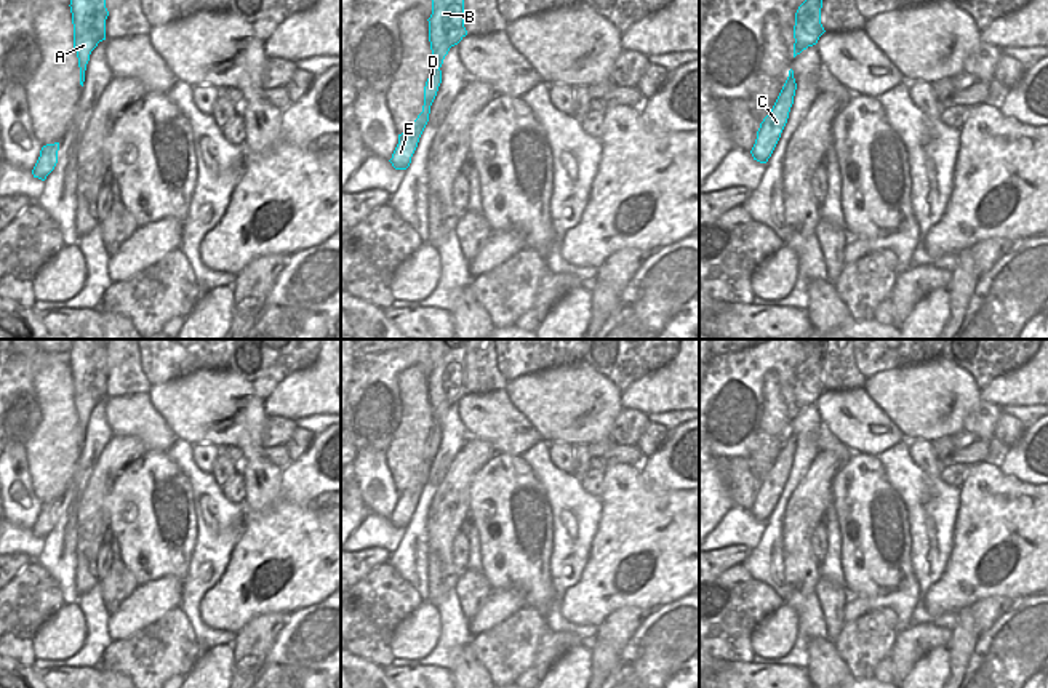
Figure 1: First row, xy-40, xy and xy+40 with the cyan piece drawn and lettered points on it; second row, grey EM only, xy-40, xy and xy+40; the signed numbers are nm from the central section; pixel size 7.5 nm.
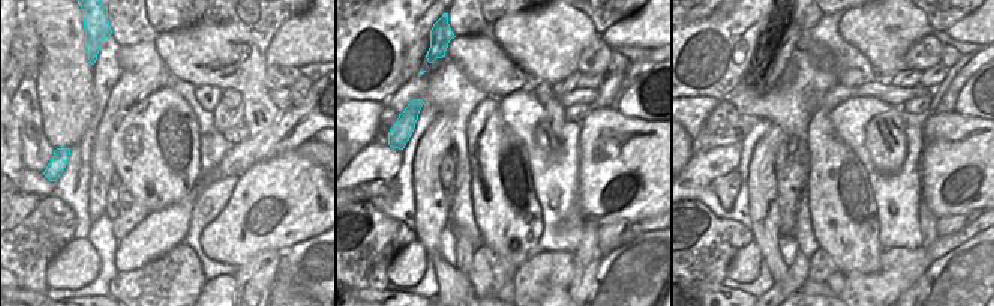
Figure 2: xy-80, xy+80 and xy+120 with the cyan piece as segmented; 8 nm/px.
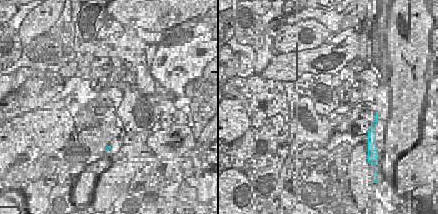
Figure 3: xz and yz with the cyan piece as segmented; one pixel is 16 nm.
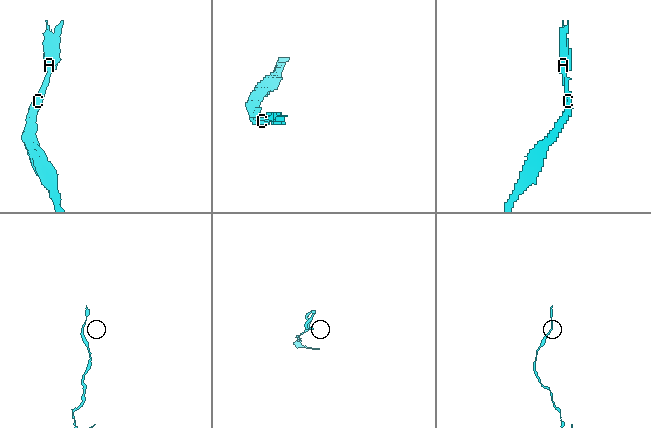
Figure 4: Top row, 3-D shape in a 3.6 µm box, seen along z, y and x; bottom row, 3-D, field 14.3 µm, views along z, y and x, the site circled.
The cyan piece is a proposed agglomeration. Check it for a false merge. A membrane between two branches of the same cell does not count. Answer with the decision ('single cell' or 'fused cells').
single cell

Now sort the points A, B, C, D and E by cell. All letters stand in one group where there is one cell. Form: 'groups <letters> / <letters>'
groups A B C D E

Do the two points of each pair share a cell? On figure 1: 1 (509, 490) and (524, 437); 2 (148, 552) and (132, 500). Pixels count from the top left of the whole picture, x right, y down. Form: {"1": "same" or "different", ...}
{"1": "different", "2": "same"}

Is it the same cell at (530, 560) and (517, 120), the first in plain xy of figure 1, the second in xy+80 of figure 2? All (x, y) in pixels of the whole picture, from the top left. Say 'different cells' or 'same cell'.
different cells

